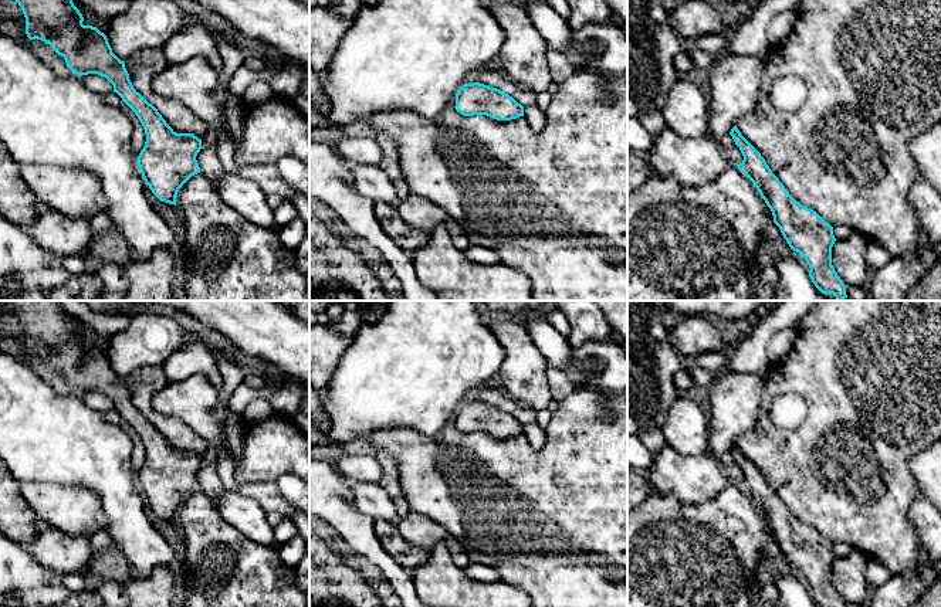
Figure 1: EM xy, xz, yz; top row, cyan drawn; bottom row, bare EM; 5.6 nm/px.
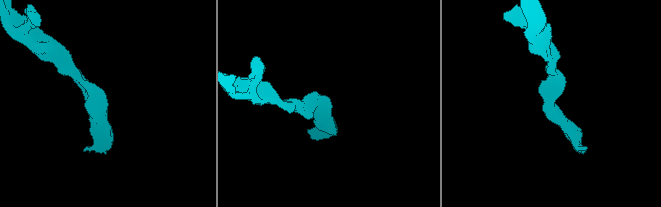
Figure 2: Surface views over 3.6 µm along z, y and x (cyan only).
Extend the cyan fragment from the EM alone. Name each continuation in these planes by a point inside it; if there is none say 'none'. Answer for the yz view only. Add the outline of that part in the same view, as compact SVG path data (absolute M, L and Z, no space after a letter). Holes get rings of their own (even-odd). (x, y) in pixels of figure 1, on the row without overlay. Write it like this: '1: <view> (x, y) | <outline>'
none

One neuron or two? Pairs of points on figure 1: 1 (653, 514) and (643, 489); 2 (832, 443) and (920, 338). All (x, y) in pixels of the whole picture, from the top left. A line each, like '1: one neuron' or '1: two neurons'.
1: two neurons
2: one neuron

